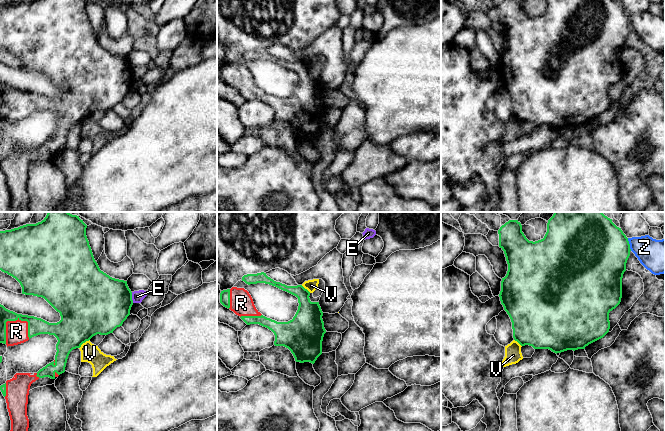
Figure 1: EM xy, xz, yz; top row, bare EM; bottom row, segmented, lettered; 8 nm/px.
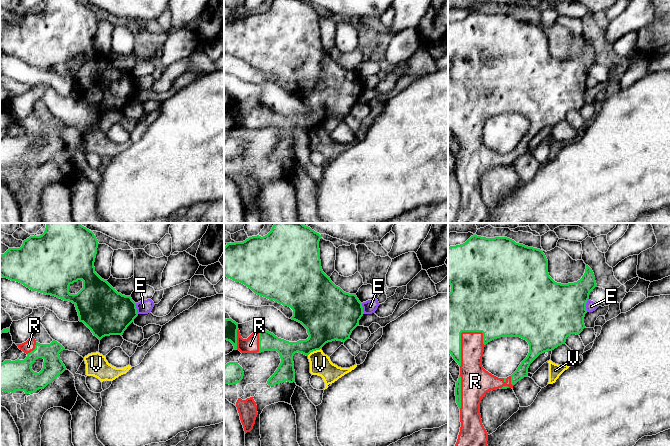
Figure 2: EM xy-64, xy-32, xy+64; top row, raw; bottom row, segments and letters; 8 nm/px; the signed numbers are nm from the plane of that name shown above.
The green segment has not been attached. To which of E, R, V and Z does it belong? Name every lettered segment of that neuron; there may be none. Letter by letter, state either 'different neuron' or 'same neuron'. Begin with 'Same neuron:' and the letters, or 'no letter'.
Same neuron: R
E: different neuron
R: same neuron
V: different neuron
Z: different neuron

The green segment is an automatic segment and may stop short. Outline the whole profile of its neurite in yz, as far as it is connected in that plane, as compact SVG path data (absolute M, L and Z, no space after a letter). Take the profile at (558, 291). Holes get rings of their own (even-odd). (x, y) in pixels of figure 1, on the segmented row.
M554 212L543 239L529 241L518 220L509 220L498 230L508 271L501 281L501 304L512 322L513 338L521 346L549 349L554 353L585 349L610 329L609 313L622 298L622 278L630 256L630 244L621 228L602 212Z

